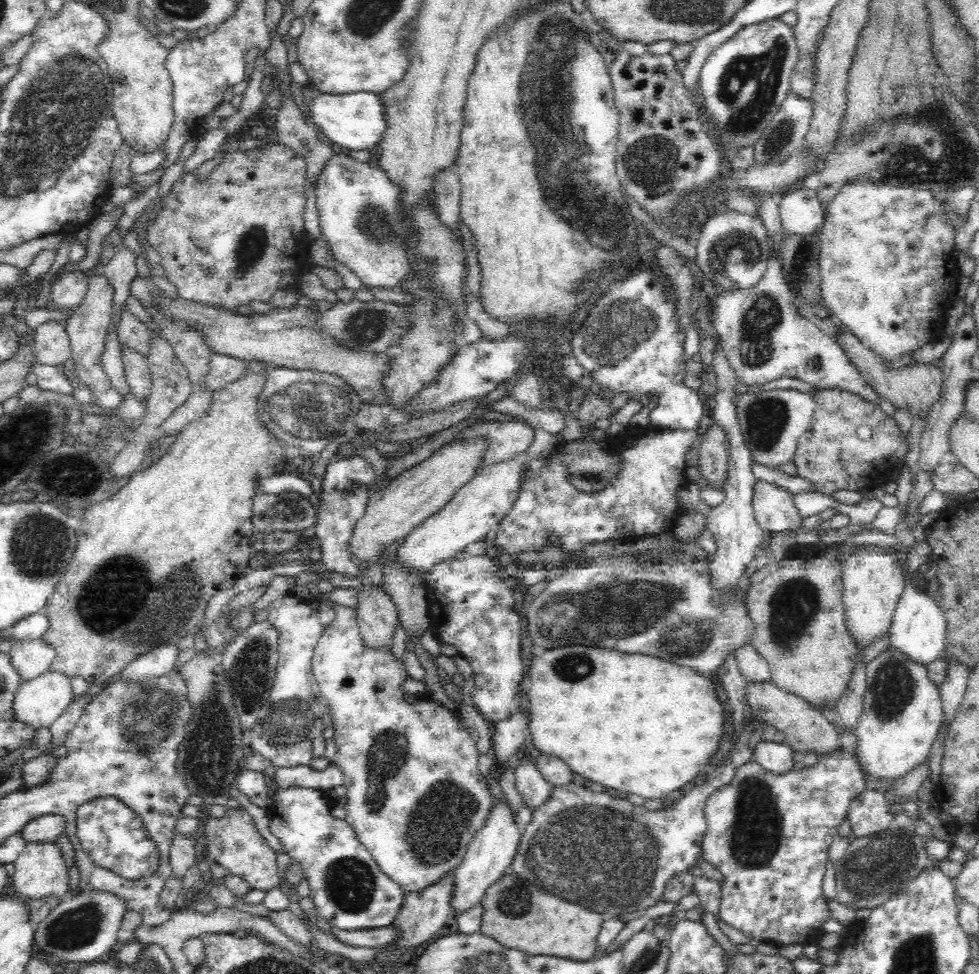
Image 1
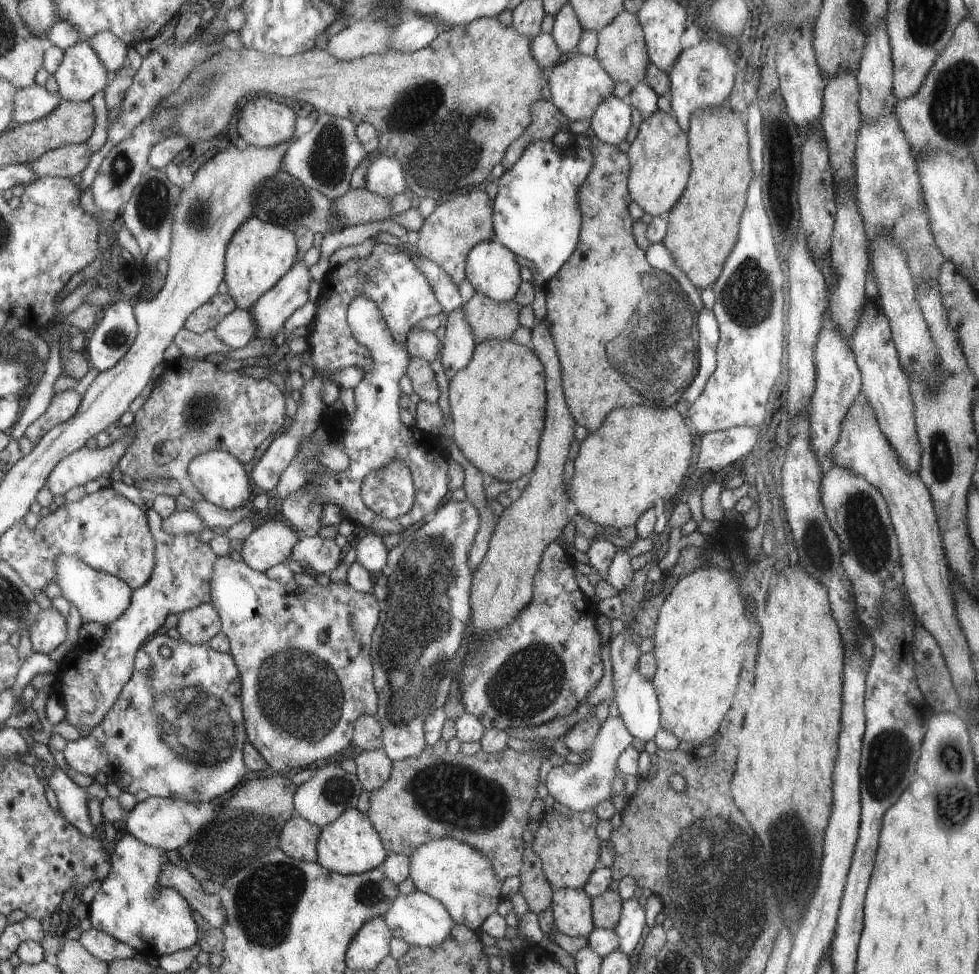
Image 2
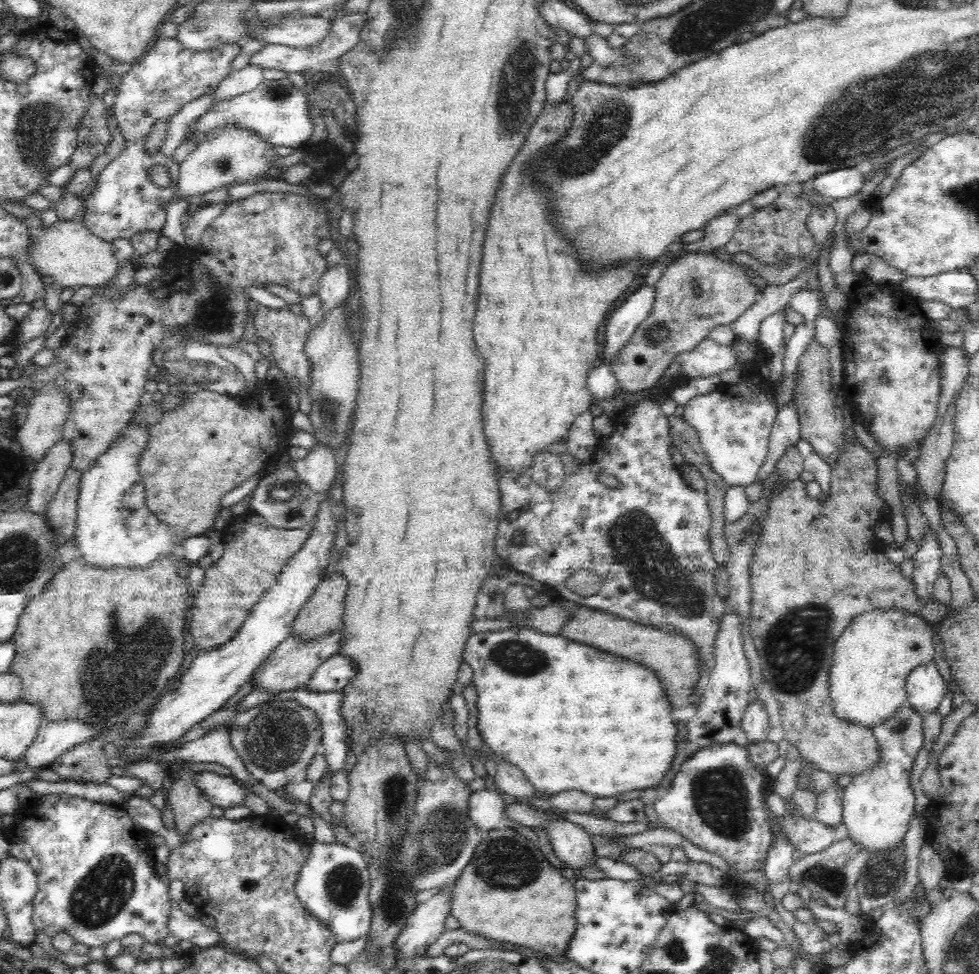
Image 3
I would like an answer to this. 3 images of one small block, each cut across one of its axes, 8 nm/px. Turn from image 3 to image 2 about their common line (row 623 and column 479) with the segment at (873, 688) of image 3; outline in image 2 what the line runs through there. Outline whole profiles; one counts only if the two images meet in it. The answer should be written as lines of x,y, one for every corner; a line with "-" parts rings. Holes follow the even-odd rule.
434,839
417,847
409,858
409,877
417,890
441,901
449,909
454,922
466,925
470,930
480,931
484,920
497,912
499,902
504,899
501,893
504,880
498,880
490,856
466,842

